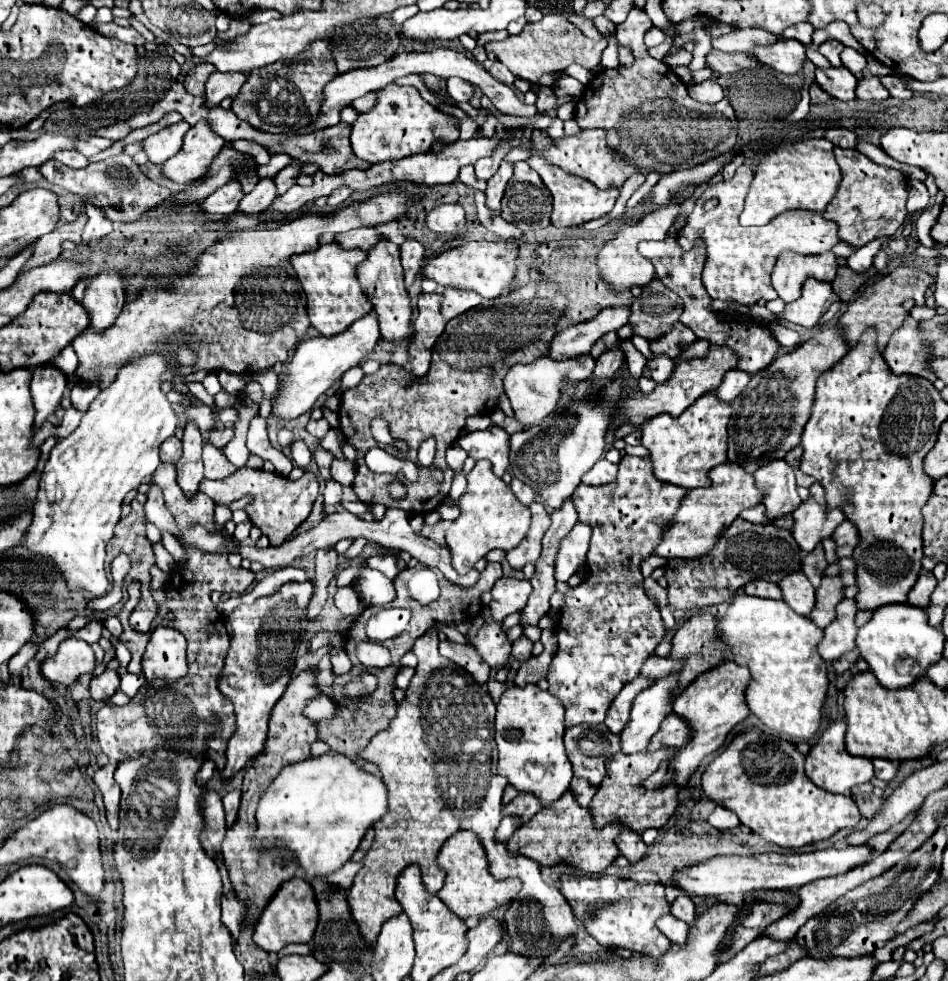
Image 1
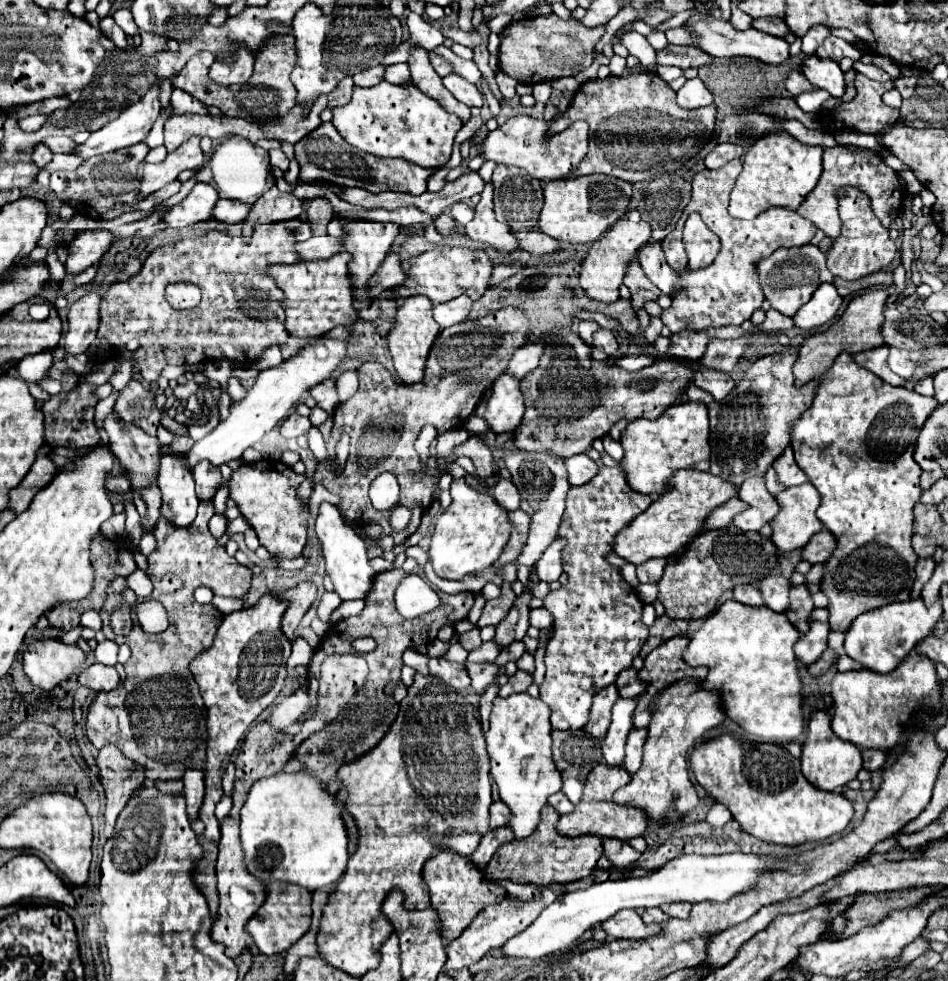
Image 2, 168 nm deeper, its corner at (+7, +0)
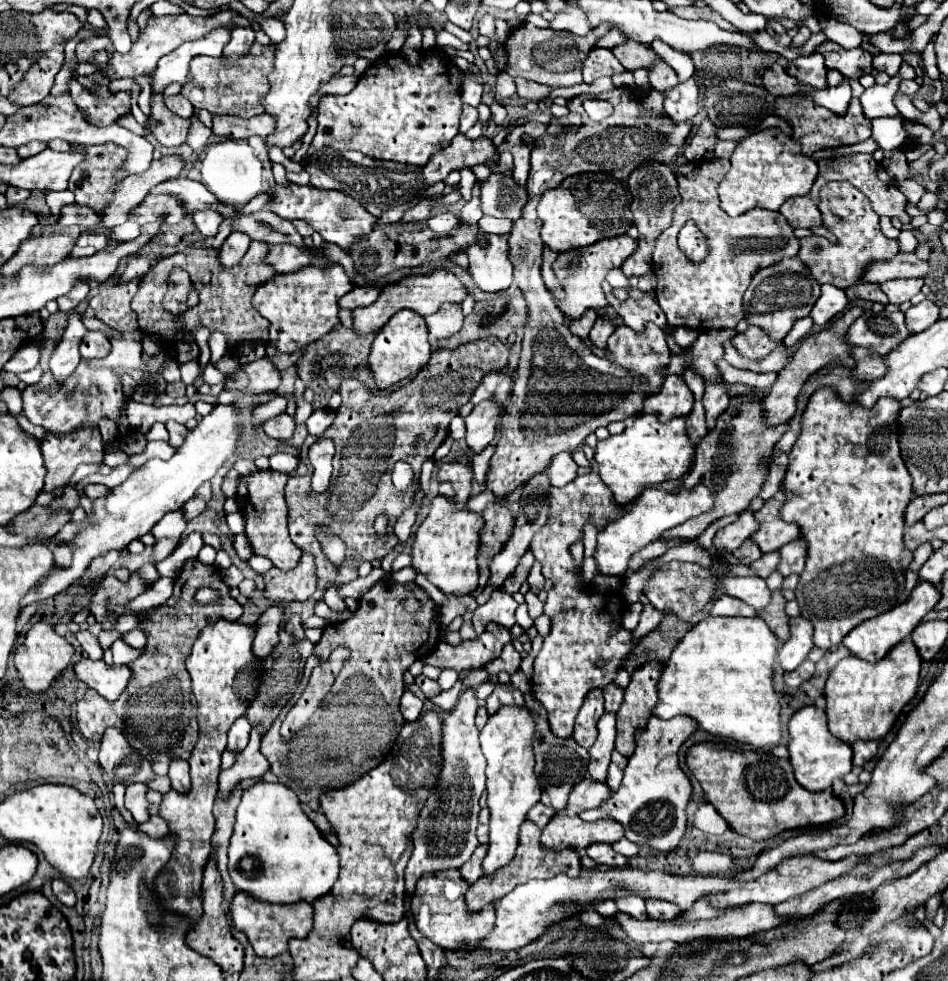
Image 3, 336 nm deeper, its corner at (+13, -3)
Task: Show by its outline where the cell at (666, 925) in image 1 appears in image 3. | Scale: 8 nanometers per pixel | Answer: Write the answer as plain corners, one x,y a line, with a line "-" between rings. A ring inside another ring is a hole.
629,896
627,900
617,900
617,908
619,908
619,912
627,912
629,916
633,916
635,920
647,920
645,900
639,896

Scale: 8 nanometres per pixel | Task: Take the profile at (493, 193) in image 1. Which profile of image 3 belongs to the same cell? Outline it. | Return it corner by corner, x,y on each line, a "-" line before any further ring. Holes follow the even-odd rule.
483,232
479,240
465,248
475,286
483,292
507,290
513,282
513,264
509,260
507,234

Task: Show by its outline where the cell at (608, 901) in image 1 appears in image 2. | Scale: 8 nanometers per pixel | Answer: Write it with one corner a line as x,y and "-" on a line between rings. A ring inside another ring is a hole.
621,909
603,923
609,939
643,939
661,933
661,925
645,925
635,909

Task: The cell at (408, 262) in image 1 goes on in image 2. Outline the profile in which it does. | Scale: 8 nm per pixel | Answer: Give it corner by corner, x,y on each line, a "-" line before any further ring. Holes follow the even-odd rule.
389,253
387,259
383,261
381,269
377,269
377,273
373,275
373,281
369,283
369,289
373,289
373,297
377,299
383,291
387,289
395,289
397,285
401,285
403,277
403,269
401,269
401,261
397,255

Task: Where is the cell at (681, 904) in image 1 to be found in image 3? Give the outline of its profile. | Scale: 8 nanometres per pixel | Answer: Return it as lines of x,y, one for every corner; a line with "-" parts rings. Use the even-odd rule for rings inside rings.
647,900
647,916
653,920
673,920
679,914
681,914
681,910
675,902

